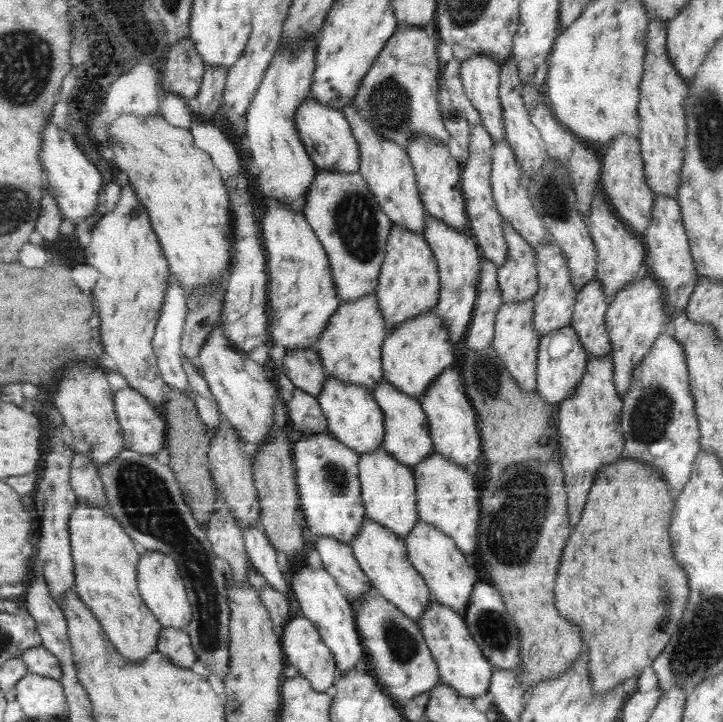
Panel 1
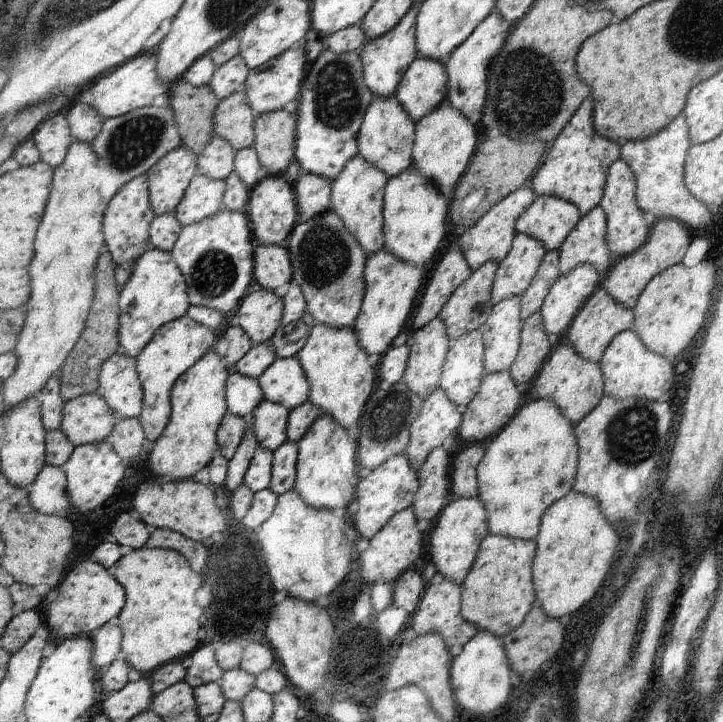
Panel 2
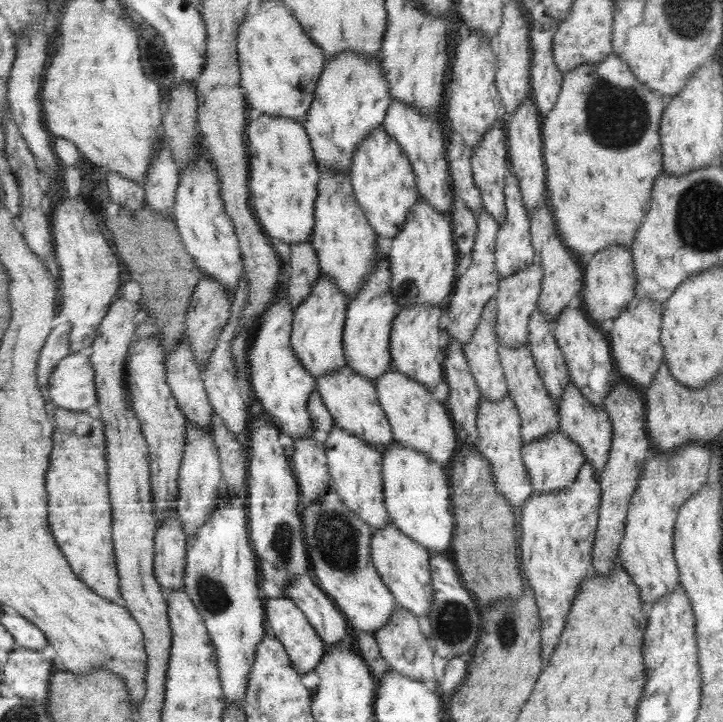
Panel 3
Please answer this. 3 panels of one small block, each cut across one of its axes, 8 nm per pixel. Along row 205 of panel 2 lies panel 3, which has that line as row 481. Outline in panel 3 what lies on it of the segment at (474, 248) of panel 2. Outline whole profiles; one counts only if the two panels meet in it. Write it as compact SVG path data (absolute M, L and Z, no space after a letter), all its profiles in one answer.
M507 394L499 401L482 399L478 412L479 440L475 444L477 449L492 463L496 484L503 495L510 501L511 507L520 512L523 505L533 495L534 485L532 475L523 461L522 417L517 403Z

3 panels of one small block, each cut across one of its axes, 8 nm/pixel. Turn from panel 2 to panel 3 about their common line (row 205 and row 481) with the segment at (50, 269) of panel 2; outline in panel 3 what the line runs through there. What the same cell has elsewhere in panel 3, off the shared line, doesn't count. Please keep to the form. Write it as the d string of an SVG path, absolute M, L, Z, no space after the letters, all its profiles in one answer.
M63 407L52 410L51 418L55 424L54 452L51 454L51 467L47 474L47 491L51 496L51 531L75 574L99 596L119 602L122 588L114 548L114 504L111 503L110 465L106 458L106 424L101 418L93 418L86 412L75 412Z

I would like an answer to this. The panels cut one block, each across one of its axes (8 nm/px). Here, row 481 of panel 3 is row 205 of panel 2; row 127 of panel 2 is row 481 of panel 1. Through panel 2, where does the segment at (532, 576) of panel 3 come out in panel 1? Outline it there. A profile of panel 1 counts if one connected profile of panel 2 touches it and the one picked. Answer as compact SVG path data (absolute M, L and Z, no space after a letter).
M613 353L591 357L586 374L575 393L559 406L559 457L568 478L566 488L570 494L571 524L578 524L581 520L599 472L622 458L626 447L626 436L622 429L623 408L624 398L621 397L614 379Z

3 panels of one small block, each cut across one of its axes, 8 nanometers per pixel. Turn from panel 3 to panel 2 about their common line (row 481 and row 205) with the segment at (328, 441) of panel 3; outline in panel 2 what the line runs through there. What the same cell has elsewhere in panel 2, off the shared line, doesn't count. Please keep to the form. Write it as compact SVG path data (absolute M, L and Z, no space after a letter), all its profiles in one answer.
M360 155L355 156L339 177L332 182L332 211L342 218L346 228L354 234L367 256L386 249L384 237L384 197L389 178L381 169L375 168Z

